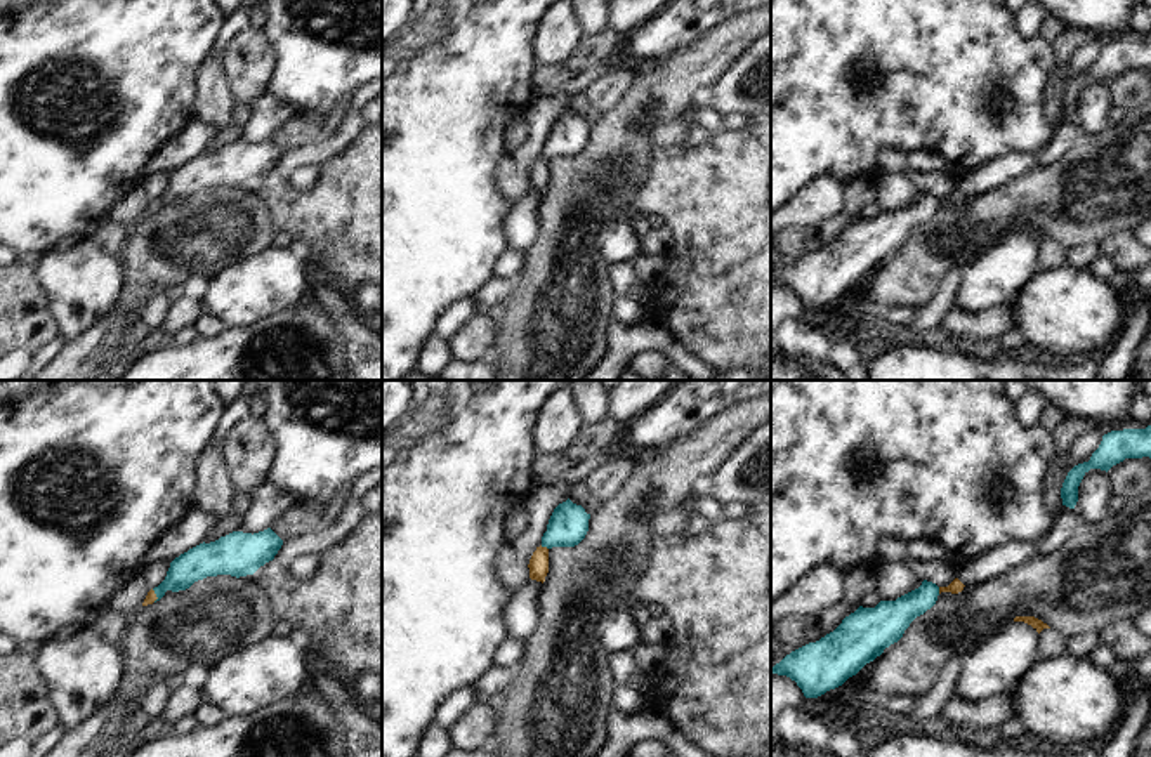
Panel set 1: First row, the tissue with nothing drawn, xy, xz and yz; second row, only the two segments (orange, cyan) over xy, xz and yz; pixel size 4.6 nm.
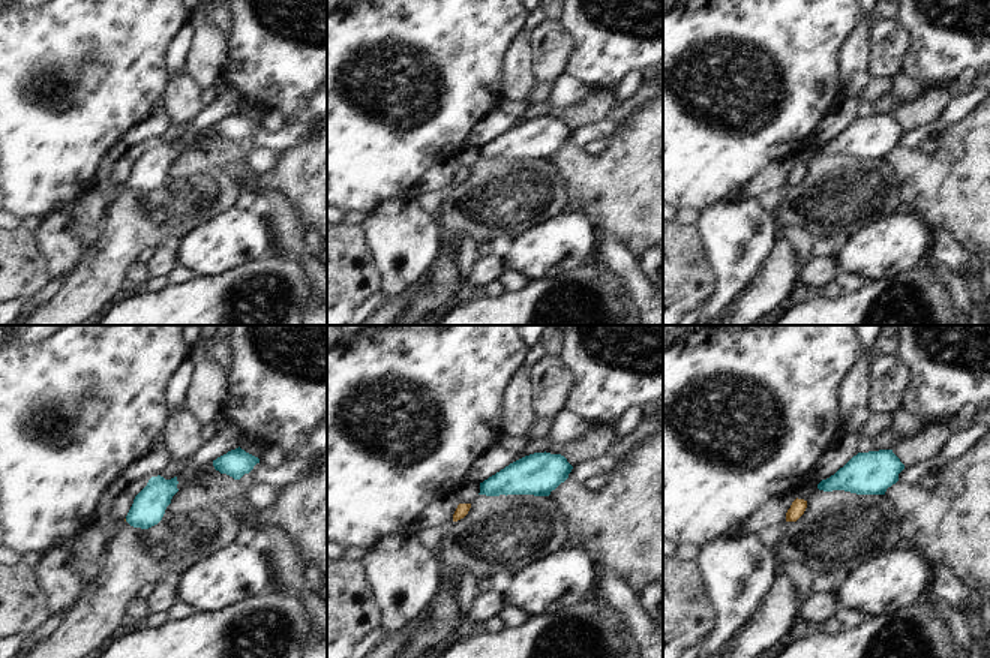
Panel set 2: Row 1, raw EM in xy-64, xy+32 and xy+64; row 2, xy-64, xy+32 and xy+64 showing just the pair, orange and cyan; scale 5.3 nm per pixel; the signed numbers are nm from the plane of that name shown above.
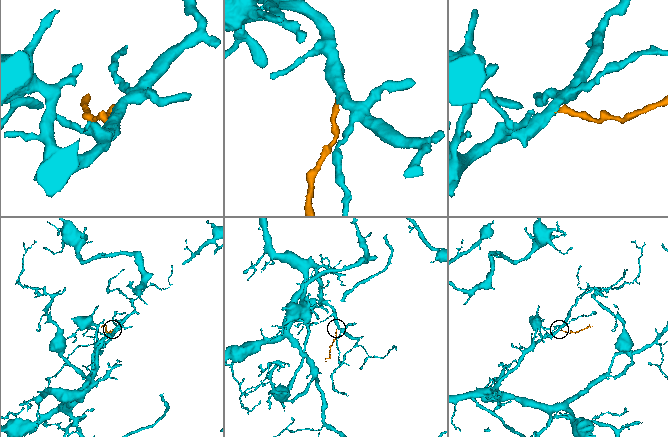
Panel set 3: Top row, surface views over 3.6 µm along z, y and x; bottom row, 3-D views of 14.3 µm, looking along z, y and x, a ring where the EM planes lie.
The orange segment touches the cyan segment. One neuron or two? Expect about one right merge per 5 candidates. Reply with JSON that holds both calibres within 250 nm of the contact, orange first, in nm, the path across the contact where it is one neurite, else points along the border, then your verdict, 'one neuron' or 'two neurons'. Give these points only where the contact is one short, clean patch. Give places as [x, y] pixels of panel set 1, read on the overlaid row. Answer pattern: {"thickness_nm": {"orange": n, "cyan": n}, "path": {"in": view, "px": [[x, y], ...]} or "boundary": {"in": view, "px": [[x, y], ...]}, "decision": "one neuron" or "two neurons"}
{"thickness_nm": {"orange": 100, "cyan": 190}, "path": {"in": "xz", "px": [[539, 565], [544, 547], [568, 525]]}, "decision": "one neuron"}

